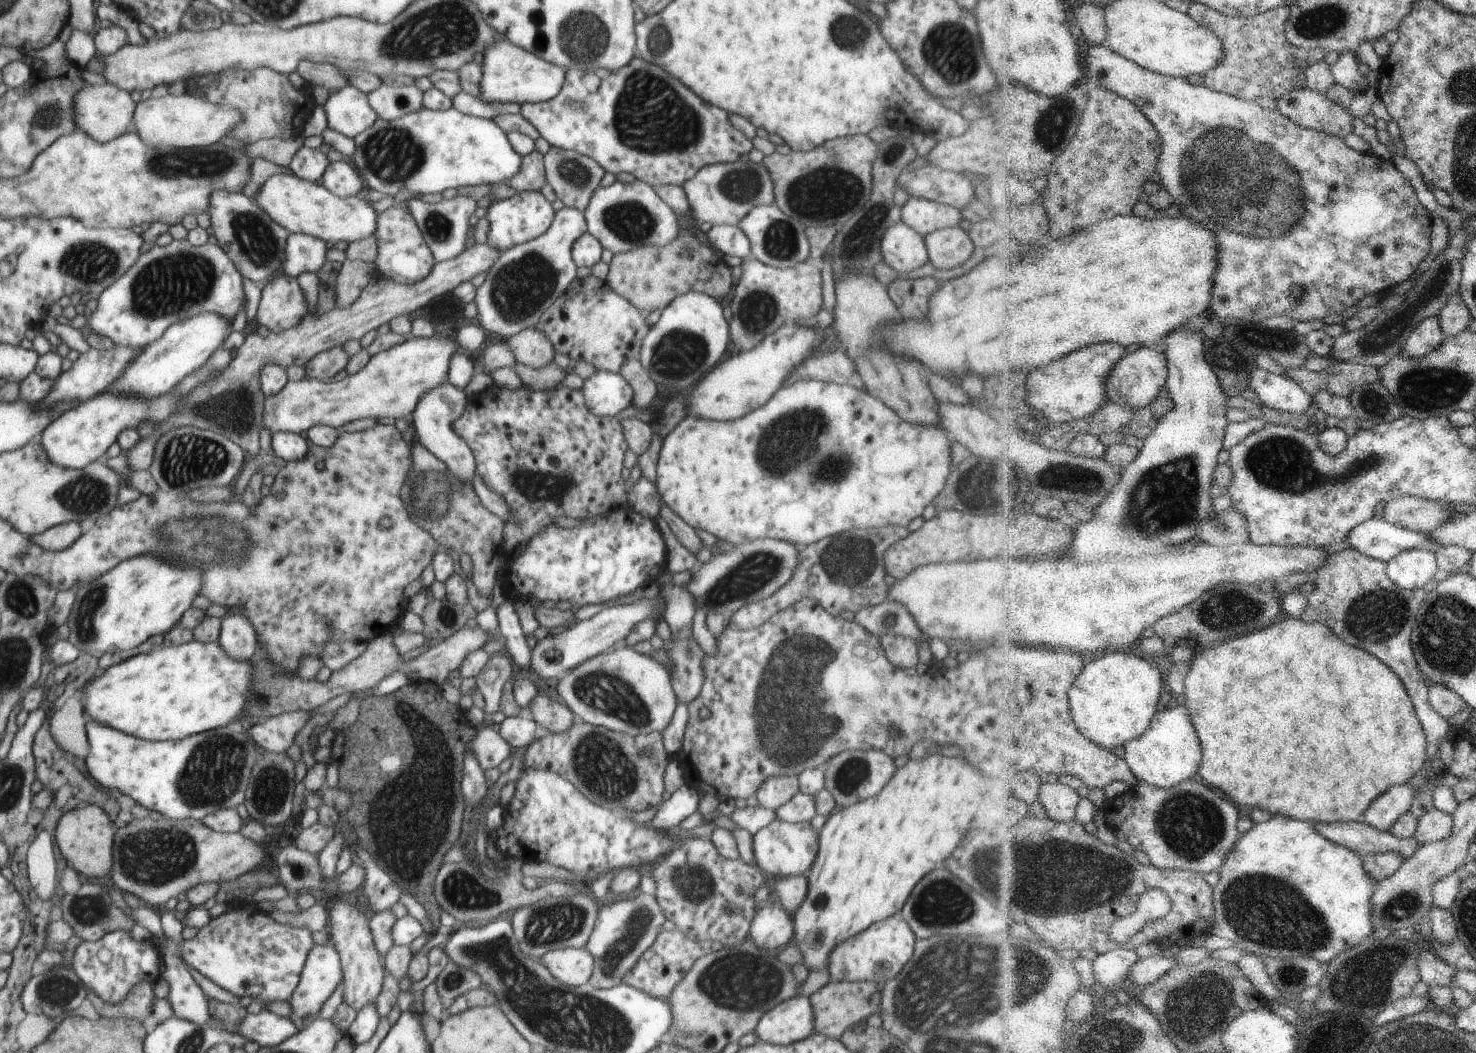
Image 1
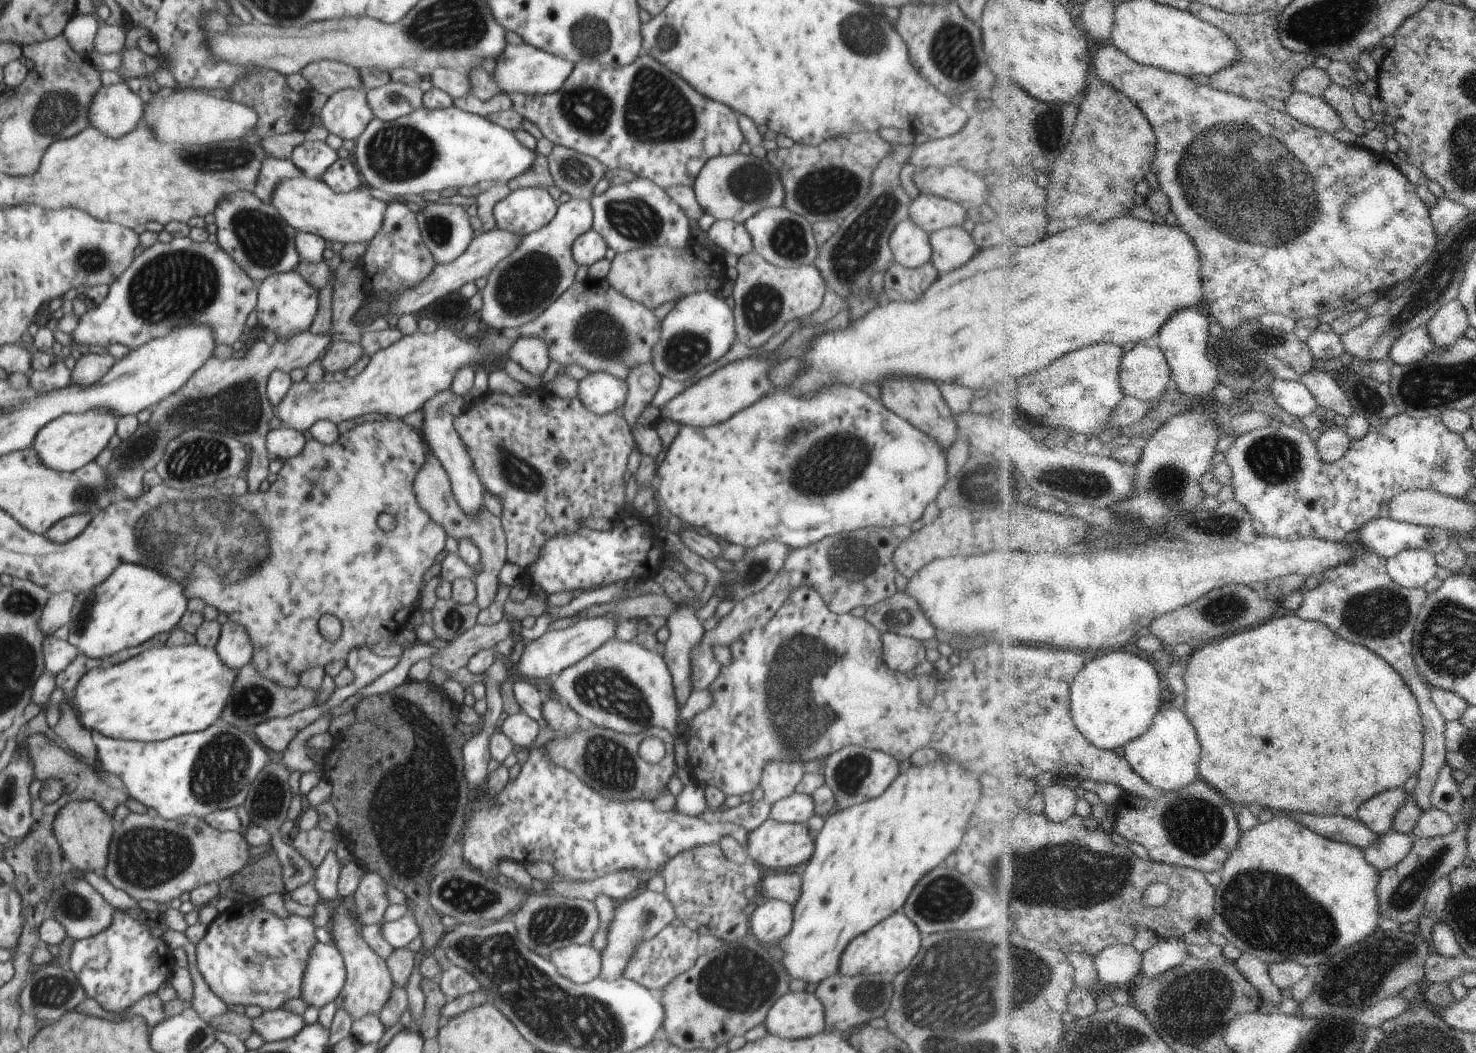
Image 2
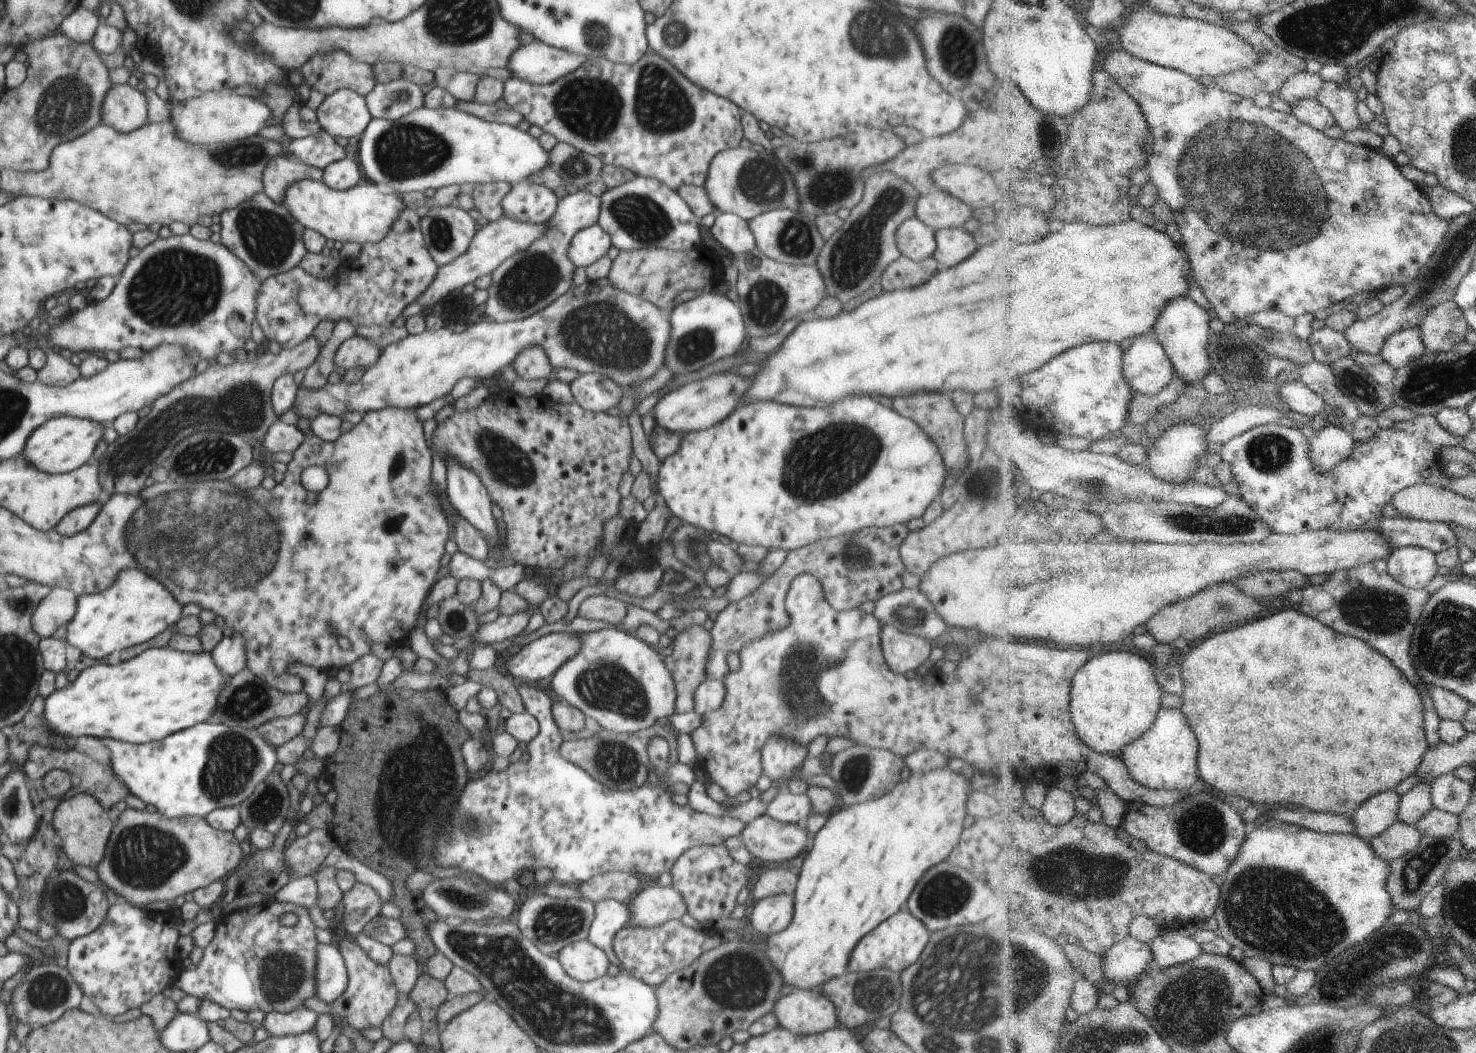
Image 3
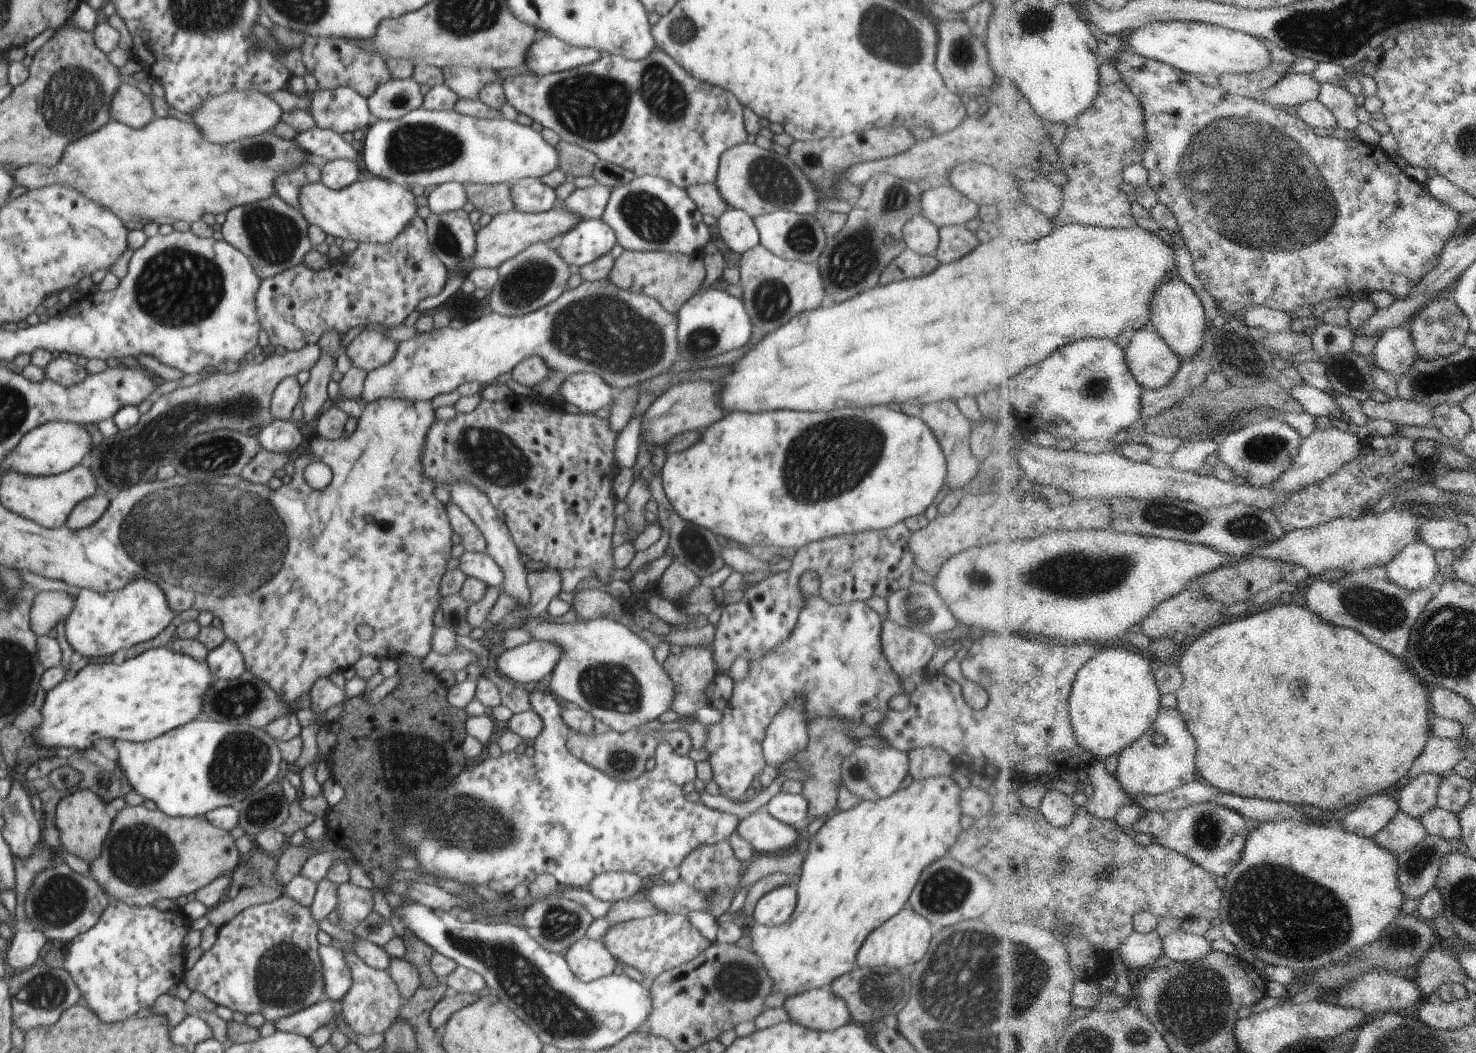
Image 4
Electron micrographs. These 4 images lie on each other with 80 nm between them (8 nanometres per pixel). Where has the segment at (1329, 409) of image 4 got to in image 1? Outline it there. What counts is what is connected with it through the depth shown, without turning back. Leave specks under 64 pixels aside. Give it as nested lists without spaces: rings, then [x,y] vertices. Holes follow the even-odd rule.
[[[1262,368],[1252,371],[1249,388],[1254,396],[1252,400],[1259,403],[1265,412],[1278,409],[1303,415],[1315,399],[1292,377],[1274,374]]]

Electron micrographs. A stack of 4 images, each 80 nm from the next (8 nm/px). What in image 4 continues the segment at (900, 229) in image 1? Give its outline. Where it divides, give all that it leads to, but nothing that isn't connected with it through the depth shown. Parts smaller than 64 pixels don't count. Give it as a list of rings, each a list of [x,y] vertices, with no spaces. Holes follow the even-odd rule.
[[[916,215],[903,224],[902,236],[908,249],[934,256],[939,243],[939,228],[924,215]]]

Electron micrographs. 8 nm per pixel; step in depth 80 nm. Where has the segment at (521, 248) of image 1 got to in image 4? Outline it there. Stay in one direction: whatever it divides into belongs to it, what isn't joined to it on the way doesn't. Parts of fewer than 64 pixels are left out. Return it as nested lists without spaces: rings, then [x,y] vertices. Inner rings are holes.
[[[597,183],[596,186],[576,189],[561,201],[566,211],[582,221],[600,219],[609,201],[612,187]],[[561,236],[554,243],[537,242],[520,254],[505,260],[497,268],[498,281],[493,290],[488,292],[488,304],[492,308],[492,313],[505,317],[519,317],[550,304],[566,290],[573,269],[561,257],[556,245]]]

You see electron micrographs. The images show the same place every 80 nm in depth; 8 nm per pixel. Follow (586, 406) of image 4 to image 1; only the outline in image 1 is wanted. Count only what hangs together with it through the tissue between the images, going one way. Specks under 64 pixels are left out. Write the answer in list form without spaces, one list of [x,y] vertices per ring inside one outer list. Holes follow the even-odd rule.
[[[596,371],[584,381],[583,397],[588,410],[599,417],[618,417],[628,414],[633,390],[618,372]]]

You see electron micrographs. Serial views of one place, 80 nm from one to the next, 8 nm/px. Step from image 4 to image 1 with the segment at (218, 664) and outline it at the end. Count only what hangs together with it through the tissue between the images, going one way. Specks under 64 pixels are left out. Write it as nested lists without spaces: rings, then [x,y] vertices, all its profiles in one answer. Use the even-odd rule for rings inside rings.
[[[242,613],[221,619],[218,642],[229,657],[238,660],[250,660],[259,644],[254,625]]]

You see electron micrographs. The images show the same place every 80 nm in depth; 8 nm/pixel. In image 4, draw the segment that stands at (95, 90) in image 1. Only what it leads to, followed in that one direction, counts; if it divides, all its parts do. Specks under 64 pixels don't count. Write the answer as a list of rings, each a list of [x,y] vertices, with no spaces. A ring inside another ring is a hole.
[[[126,81],[115,90],[111,103],[109,104],[109,118],[112,121],[124,123],[134,129],[141,129],[145,124],[155,118],[154,108],[149,95],[145,95],[136,85],[130,85]]]

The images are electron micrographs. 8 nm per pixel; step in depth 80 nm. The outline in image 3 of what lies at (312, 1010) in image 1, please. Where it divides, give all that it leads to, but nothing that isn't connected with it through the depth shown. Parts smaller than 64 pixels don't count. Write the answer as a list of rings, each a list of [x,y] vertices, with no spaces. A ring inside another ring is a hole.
[[[318,943],[315,964],[315,996],[332,1004],[348,986],[347,968],[336,943]]]

